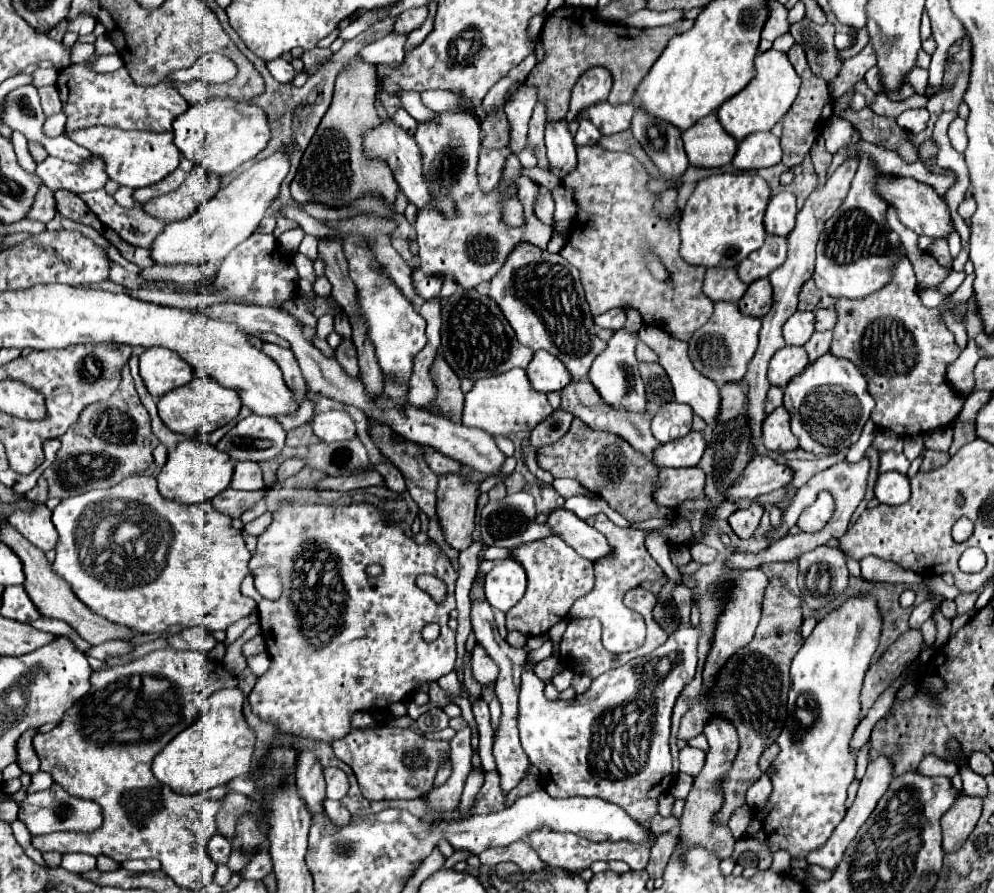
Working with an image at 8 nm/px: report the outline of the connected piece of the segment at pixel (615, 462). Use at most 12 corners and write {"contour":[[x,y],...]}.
{"contour":[[581,419],[539,451],[553,477],[603,497],[627,521],[665,517],[657,467]]}

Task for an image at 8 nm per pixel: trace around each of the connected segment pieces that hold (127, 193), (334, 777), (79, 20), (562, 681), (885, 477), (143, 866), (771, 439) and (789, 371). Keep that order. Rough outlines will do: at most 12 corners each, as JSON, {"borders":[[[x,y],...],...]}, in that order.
{"borders":[[[119,187],[113,199],[121,207],[133,207],[133,189]],[[325,767],[327,799],[339,801],[349,789],[347,775]],[[79,16],[68,24],[66,32],[87,35],[96,19]],[[567,668],[552,679],[559,692],[570,687],[575,674]],[[881,473],[875,497],[885,505],[903,505],[911,497],[907,475]],[[157,859],[129,860],[121,867],[133,873],[159,870]],[[777,407],[765,417],[761,441],[769,451],[799,447],[789,413]],[[783,347],[769,361],[769,383],[785,387],[809,365],[803,347]]]}

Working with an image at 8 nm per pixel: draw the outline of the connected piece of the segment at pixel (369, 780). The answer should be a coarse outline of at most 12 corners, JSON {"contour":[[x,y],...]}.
{"contour":[[353,729],[335,741],[369,801],[417,799],[437,747],[411,729]]}

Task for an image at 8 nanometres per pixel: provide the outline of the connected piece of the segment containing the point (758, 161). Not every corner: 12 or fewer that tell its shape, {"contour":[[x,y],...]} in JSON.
{"contour":[[773,133],[747,135],[733,157],[735,169],[763,169],[781,161]]}

